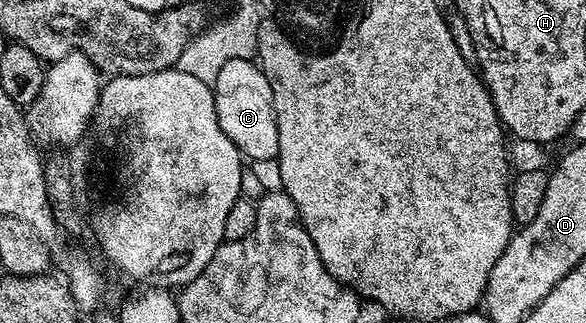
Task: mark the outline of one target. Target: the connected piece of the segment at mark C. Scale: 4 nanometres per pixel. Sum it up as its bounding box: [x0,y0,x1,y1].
[212,58,279,160]

